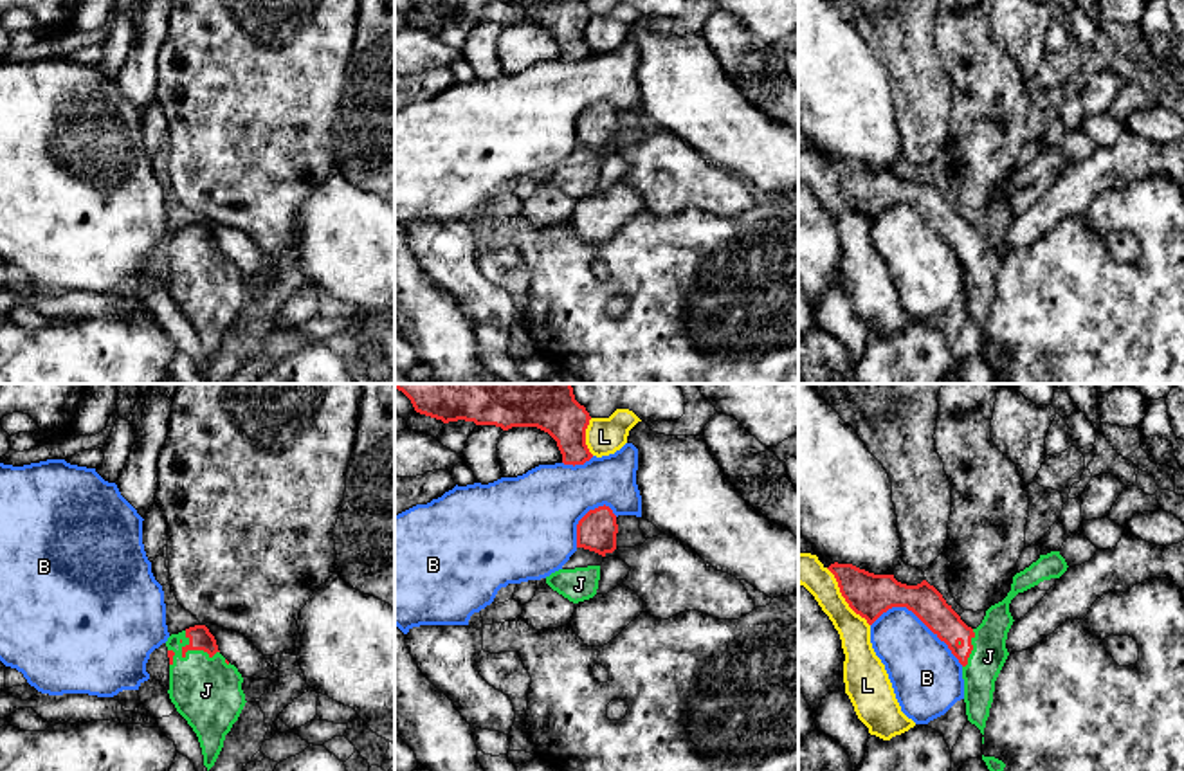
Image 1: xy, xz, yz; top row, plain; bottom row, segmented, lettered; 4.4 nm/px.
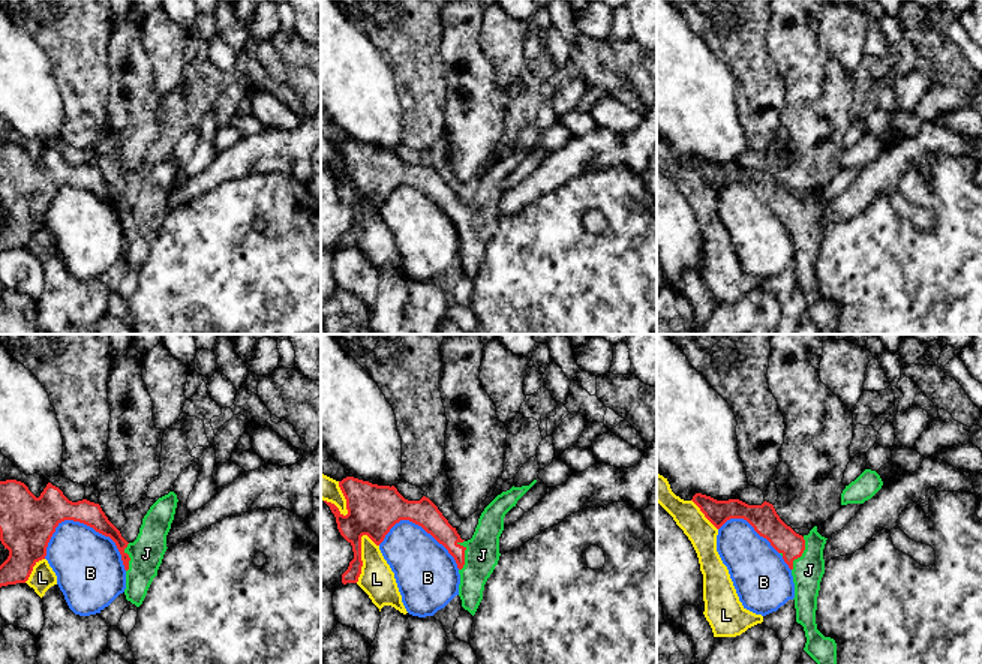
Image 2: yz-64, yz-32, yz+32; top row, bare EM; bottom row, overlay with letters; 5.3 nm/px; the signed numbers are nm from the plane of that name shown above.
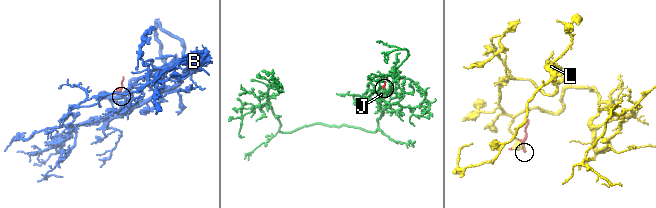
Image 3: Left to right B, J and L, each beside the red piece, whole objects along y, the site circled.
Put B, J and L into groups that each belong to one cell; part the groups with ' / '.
B / J / L

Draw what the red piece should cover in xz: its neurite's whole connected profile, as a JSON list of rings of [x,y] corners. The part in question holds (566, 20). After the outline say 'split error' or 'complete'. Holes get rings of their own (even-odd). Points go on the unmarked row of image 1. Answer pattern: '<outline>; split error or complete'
[[[413,0],[413,4],[443,20],[465,16],[503,27],[537,23],[557,38],[564,61],[584,61],[593,54],[586,41],[591,13],[580,0]]]; complete

